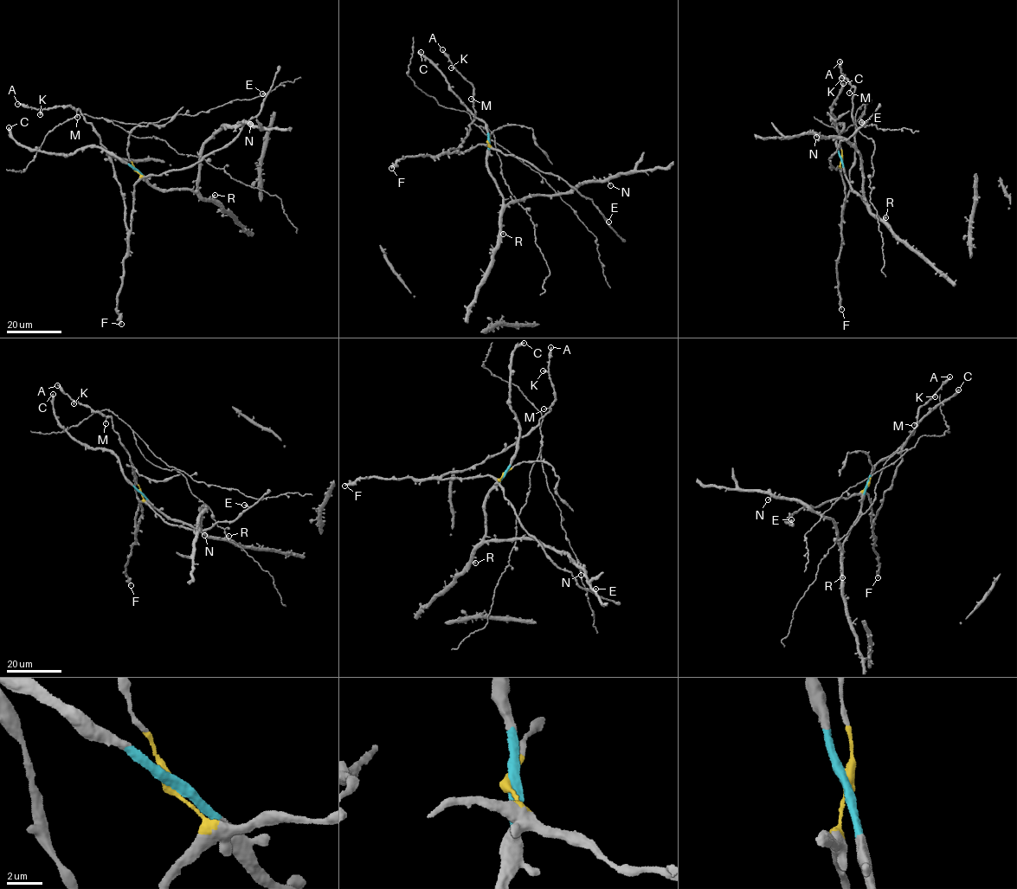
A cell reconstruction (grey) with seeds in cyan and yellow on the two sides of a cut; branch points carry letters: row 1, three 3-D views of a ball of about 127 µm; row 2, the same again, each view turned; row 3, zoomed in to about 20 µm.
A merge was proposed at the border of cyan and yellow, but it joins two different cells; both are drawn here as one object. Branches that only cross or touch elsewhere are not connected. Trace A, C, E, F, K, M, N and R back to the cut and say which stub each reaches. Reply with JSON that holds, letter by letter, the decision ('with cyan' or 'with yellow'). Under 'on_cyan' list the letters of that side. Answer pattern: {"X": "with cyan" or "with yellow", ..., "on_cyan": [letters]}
{"A": "with yellow", "C": "with cyan", "E": "with yellow", "F": "with yellow", "K": "with yellow", "M": "with yellow", "N": "with cyan", "R": "with cyan", "on_cyan": ["C", "N", "R"]}

